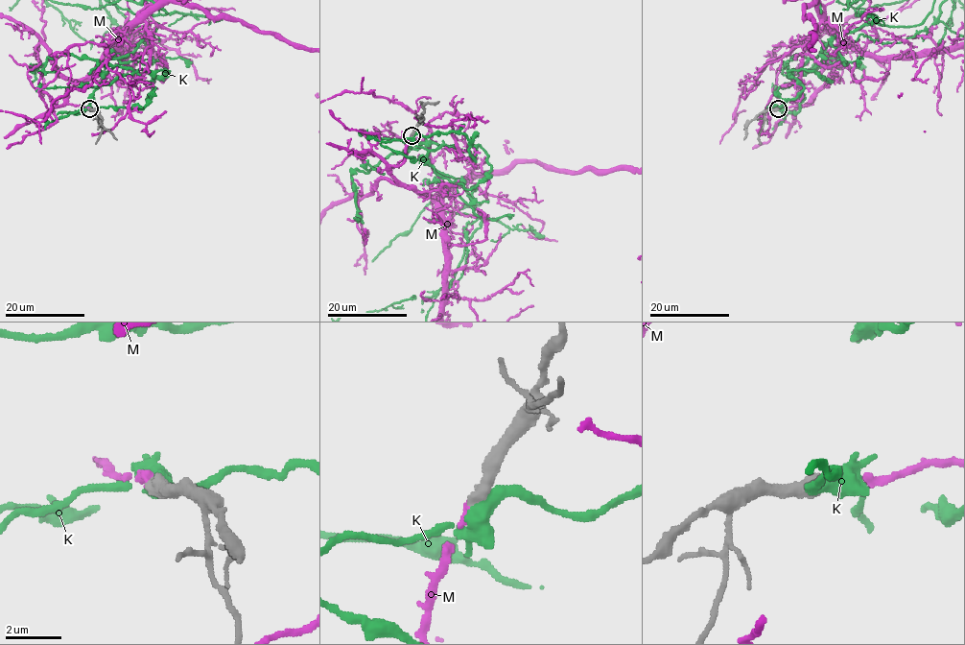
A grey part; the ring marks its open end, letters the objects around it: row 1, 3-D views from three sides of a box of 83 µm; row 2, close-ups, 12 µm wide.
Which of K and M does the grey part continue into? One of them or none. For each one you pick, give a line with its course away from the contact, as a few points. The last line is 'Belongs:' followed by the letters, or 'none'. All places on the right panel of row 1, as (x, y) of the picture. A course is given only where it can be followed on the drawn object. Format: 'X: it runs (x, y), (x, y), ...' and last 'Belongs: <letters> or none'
Belongs: M

